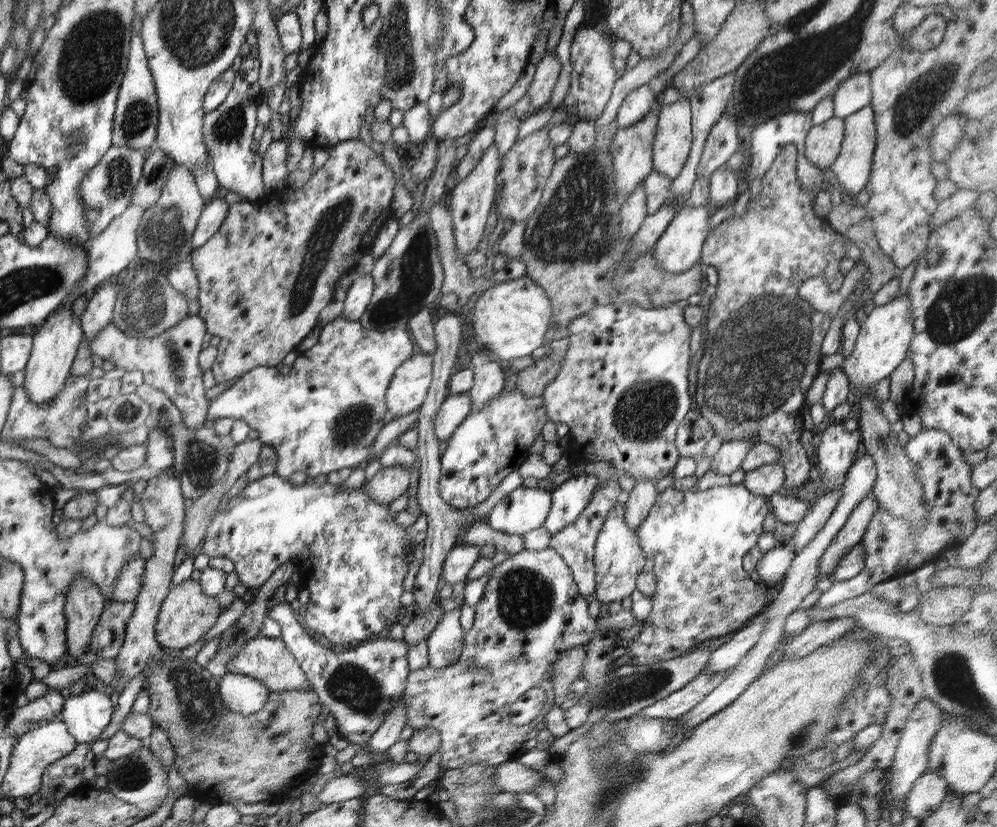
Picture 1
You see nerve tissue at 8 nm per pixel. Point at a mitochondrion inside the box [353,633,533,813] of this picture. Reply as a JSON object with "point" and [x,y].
{"point":[472,780]}

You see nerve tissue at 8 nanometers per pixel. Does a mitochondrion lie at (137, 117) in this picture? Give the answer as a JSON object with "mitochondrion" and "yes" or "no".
{"mitochondrion":"yes"}

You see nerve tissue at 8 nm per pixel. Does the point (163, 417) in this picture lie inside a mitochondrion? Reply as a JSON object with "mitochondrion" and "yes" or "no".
{"mitochondrion":"yes"}

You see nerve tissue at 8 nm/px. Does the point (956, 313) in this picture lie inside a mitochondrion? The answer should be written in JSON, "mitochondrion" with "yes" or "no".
{"mitochondrion":"yes"}

